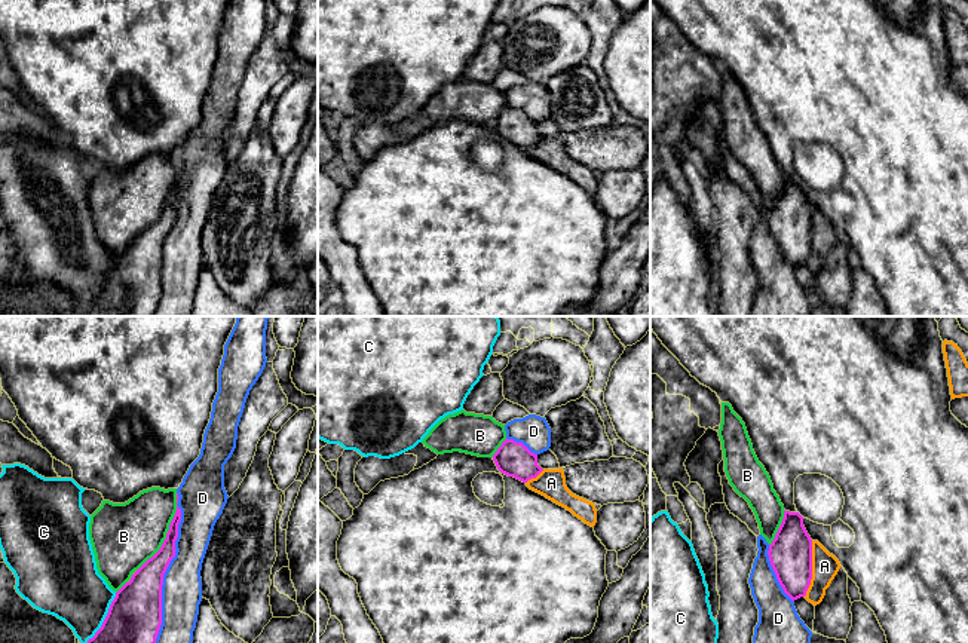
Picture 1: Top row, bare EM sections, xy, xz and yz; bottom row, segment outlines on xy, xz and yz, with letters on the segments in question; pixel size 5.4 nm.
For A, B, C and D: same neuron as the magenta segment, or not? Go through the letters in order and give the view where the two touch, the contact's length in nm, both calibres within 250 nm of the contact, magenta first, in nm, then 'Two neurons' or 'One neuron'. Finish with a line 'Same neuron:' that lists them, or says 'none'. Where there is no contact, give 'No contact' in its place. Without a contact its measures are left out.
A: Touches magenta in yz. Shared border 300 nm. Thickness 240 nm (magenta) against 140 nm. Two neurons
B: Touches magenta in xy. Shared border 420 nm. Thickness 160 nm (magenta) against 360 nm. Two neurons
C: Touches magenta in xy. Shared border 360 nm. Thickness 320 nm (magenta) against 340 nm. Two neurons
D: Touches magenta in xy. Shared border 850 nm. Thickness 260 nm (magenta) against 220 nm. One neuron
Same neuron: D

